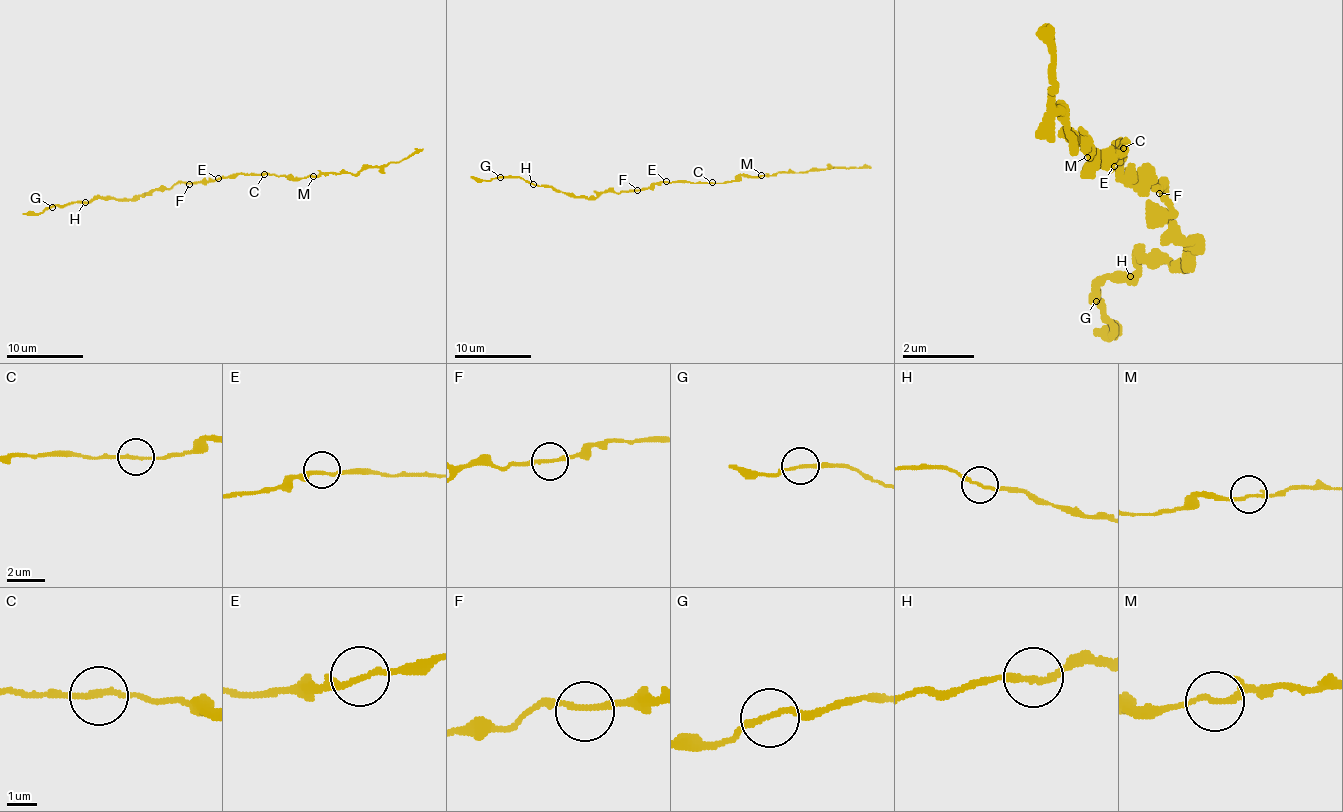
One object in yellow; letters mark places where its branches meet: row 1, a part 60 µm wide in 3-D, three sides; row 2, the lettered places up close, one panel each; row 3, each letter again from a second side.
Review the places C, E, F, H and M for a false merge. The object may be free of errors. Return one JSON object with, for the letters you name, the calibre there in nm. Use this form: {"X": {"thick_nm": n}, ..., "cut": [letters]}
{"cut": []}

